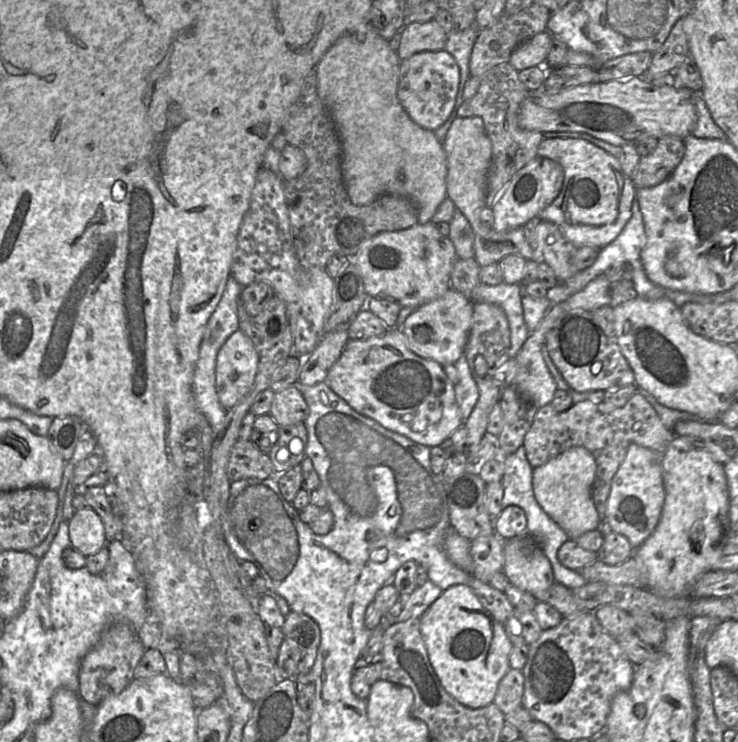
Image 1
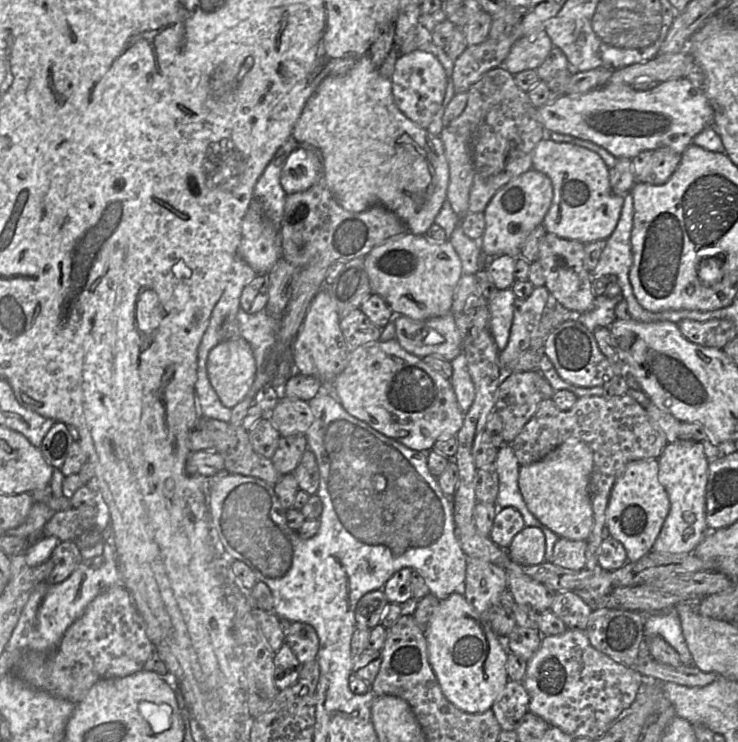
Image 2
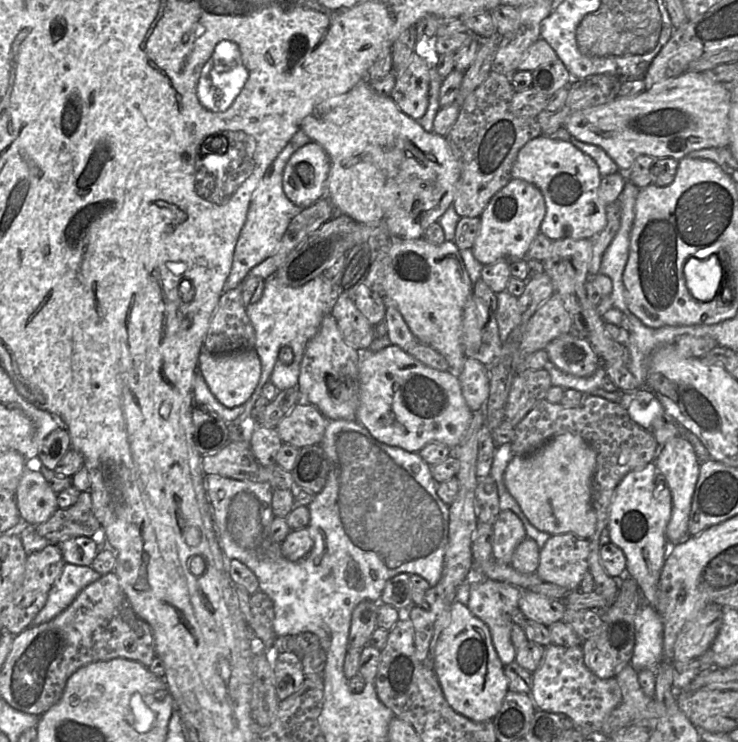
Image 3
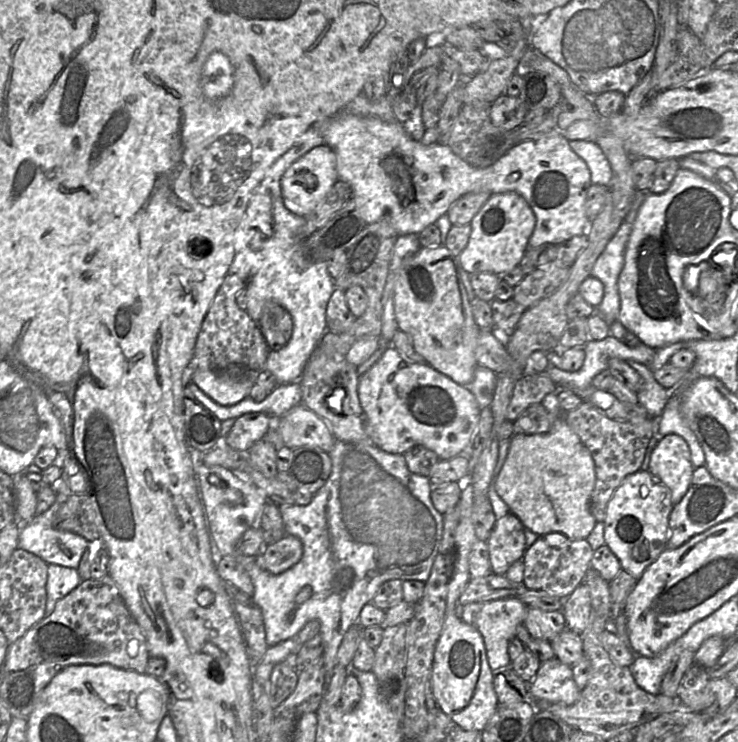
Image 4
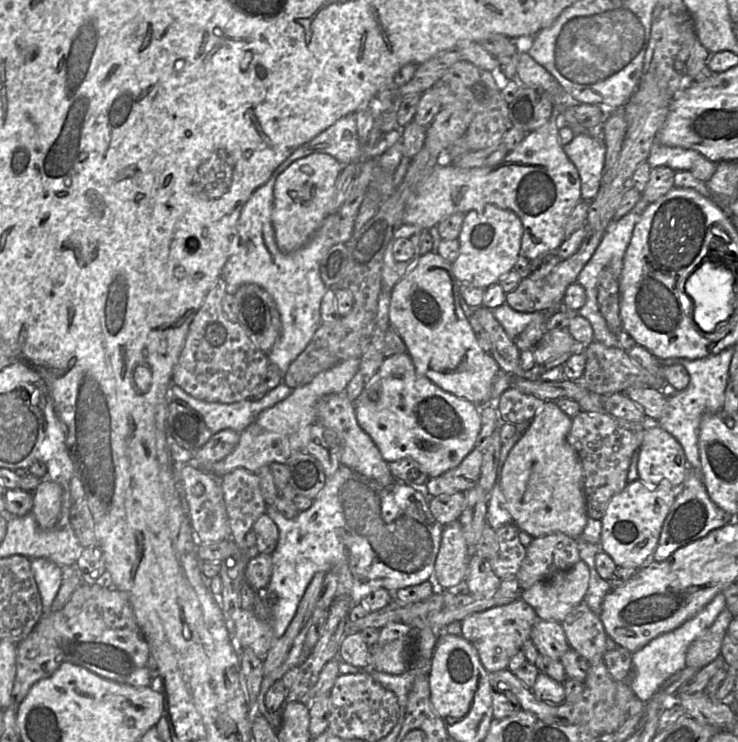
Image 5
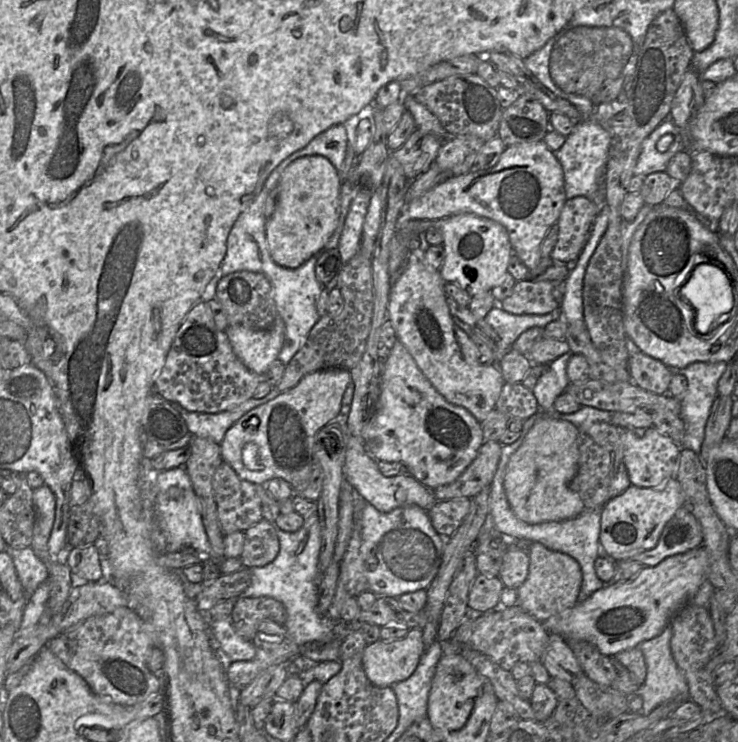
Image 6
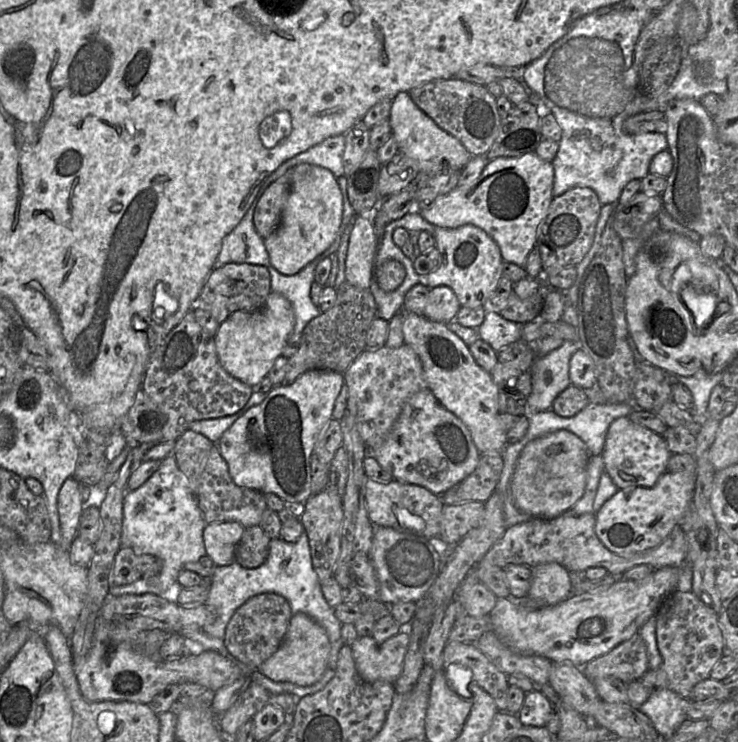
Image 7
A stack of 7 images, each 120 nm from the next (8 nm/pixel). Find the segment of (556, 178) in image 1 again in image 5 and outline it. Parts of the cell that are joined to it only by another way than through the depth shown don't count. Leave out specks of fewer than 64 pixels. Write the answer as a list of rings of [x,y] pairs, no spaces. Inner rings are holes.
[[[488,204],[480,210],[465,214],[458,236],[459,255],[452,263],[455,277],[463,284],[487,289],[511,270],[521,253],[524,228],[520,218],[511,210]]]

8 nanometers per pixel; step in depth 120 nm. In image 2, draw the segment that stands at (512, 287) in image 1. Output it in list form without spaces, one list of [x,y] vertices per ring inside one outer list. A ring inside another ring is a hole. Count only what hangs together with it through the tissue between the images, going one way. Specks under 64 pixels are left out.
[[[511,288],[499,290],[488,300],[490,332],[499,351],[507,346],[513,323],[516,296]]]

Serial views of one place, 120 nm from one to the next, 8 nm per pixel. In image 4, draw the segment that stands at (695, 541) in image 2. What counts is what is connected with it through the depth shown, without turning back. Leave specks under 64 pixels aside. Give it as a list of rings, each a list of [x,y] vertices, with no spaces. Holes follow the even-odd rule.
[[[677,434],[659,440],[648,465],[648,471],[670,489],[674,505],[687,493],[694,470],[689,445]]]

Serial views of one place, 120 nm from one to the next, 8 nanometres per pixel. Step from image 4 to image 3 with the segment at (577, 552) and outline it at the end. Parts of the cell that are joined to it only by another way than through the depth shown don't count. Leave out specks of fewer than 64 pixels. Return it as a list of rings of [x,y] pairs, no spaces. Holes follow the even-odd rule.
[[[569,533],[551,535],[540,549],[535,574],[543,582],[576,590],[589,569],[589,555],[587,539]]]

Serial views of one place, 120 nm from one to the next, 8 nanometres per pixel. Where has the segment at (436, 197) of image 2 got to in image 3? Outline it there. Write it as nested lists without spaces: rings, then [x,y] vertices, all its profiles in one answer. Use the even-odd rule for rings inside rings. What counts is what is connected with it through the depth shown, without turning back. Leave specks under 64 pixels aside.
[[[367,79],[347,93],[319,104],[301,122],[300,128],[320,144],[330,158],[326,194],[337,213],[367,225],[385,225],[396,239],[418,239],[452,205],[460,167],[445,136],[427,132],[403,113],[389,95],[376,92]]]

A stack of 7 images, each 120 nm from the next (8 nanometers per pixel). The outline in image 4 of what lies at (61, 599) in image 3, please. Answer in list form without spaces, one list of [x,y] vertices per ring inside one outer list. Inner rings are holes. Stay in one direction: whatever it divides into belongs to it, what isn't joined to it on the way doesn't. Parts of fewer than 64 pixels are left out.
[[[49,564],[46,583],[47,602],[45,616],[51,614],[58,601],[74,590],[81,582],[82,579],[77,569]]]

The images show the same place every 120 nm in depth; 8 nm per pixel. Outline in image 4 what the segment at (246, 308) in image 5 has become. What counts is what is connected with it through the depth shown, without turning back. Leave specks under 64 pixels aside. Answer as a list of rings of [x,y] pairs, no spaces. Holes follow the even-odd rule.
[[[274,301],[264,304],[257,324],[270,351],[282,349],[291,338],[292,318],[282,306]]]

